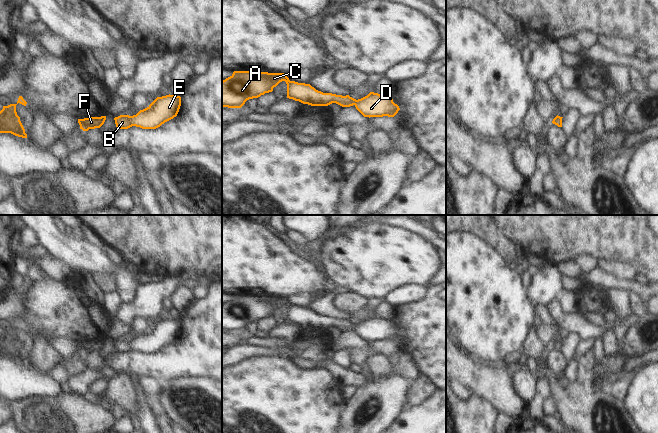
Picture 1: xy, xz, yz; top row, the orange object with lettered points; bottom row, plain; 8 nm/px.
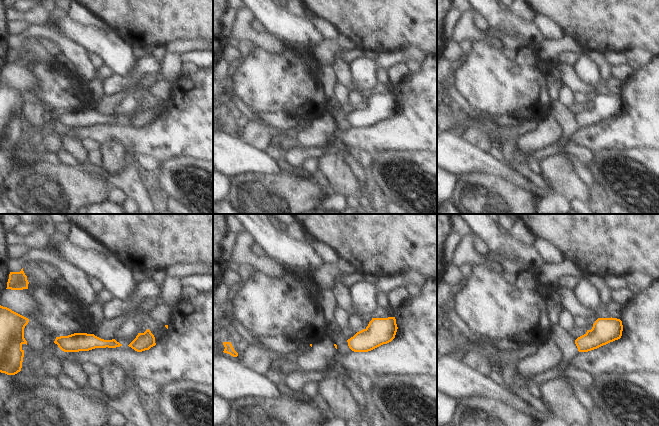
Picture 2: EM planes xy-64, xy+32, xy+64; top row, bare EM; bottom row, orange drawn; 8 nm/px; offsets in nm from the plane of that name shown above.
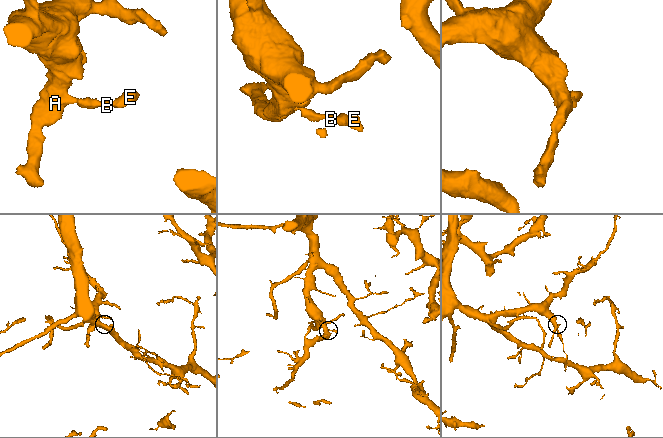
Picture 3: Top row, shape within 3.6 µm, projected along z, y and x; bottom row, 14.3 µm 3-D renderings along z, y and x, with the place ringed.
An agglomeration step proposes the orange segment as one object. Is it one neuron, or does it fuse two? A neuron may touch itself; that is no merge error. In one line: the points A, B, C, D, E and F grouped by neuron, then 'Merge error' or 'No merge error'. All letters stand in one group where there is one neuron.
Groups: A B C D E F. No merge error

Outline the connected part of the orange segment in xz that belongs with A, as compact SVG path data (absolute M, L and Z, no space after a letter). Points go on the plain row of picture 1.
M234 295L222 305L222 331L241 332L249 323L273 315L280 306L287 308L287 322L311 330L328 330L336 327L342 331L355 330L364 341L394 341L400 334L392 321L370 316L361 323L323 317L310 308L290 305L284 297L260 295Z

